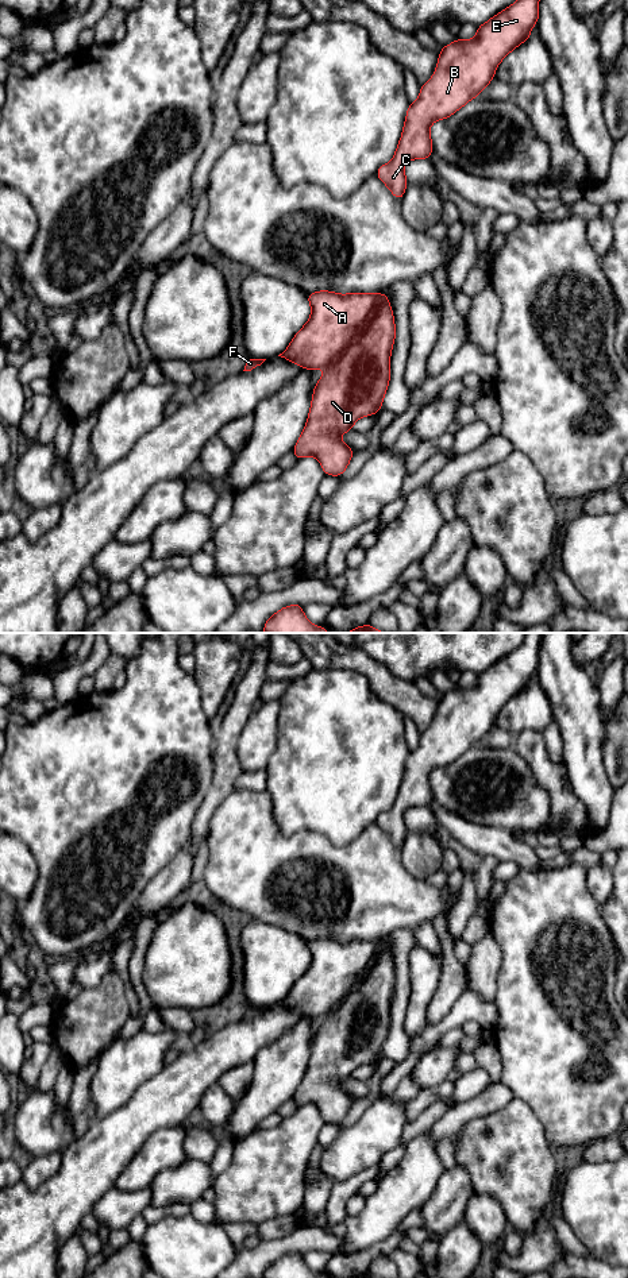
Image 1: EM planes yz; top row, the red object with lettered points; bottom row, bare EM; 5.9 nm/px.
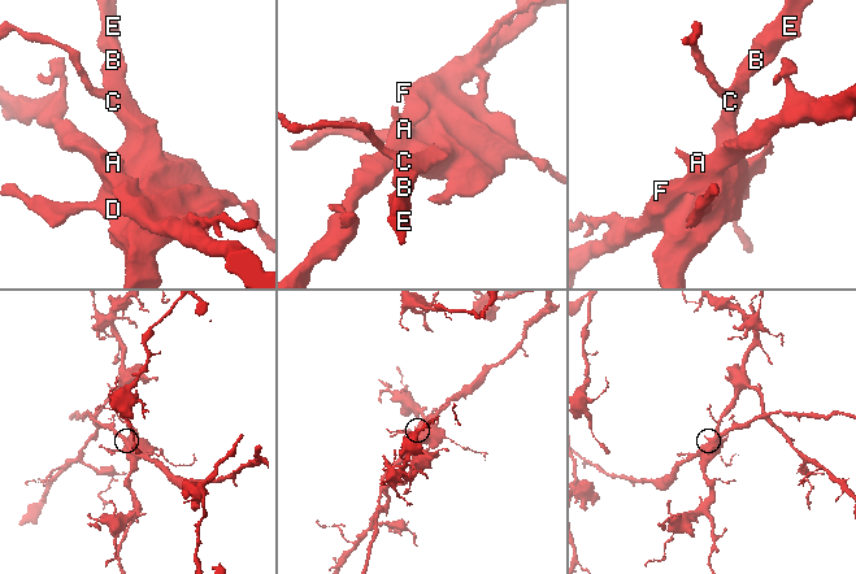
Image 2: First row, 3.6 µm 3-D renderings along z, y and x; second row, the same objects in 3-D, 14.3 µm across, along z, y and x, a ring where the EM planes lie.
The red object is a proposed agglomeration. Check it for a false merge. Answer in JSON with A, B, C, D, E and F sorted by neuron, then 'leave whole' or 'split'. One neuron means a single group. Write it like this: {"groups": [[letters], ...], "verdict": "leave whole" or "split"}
{"groups": [["A", "F"], ["B", "C", "D", "E"]], "verdict": "split"}

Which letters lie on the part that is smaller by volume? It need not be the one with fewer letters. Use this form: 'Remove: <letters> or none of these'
Remove: A, F

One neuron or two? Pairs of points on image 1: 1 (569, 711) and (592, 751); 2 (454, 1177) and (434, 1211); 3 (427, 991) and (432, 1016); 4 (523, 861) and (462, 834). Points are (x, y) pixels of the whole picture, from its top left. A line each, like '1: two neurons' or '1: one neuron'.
1: one neuron
2: one neuron
3: two neurons
4: one neuron

